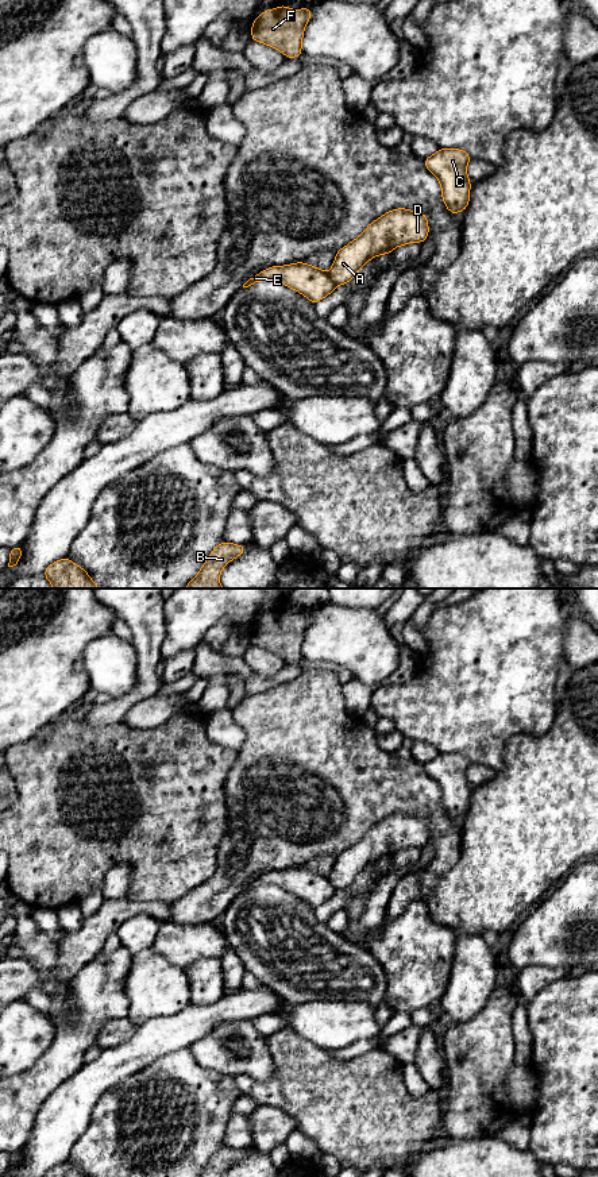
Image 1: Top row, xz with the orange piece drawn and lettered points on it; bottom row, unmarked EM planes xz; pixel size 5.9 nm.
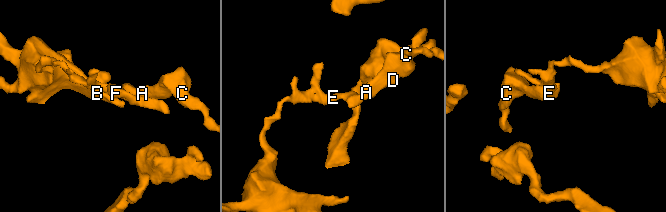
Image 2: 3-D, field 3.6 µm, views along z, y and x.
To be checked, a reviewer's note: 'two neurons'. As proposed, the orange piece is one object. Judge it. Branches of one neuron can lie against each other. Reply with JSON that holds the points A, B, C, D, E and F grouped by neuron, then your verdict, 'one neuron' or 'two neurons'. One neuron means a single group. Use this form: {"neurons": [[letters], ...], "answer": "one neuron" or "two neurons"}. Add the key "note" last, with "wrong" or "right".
{"neurons": [["A", "C", "D", "F"], ["B", "E"]], "answer": "two neurons", "note": "right"}

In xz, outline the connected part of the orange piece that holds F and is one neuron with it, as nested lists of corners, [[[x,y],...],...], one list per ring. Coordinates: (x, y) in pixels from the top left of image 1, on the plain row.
[[[285,609],[266,614],[251,629],[251,645],[282,657],[286,663],[302,659],[304,634],[312,622],[310,611],[290,614]]]

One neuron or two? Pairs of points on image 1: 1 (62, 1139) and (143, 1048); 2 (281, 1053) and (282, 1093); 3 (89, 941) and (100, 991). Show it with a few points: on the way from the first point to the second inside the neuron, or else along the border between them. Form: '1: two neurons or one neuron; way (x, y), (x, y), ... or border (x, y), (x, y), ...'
1: one neuron; way (66, 1114), (118, 1062)
2: one neuron; way (282, 1062), (282, 1084)
3: two neurons; border (100, 952), (69, 980)

